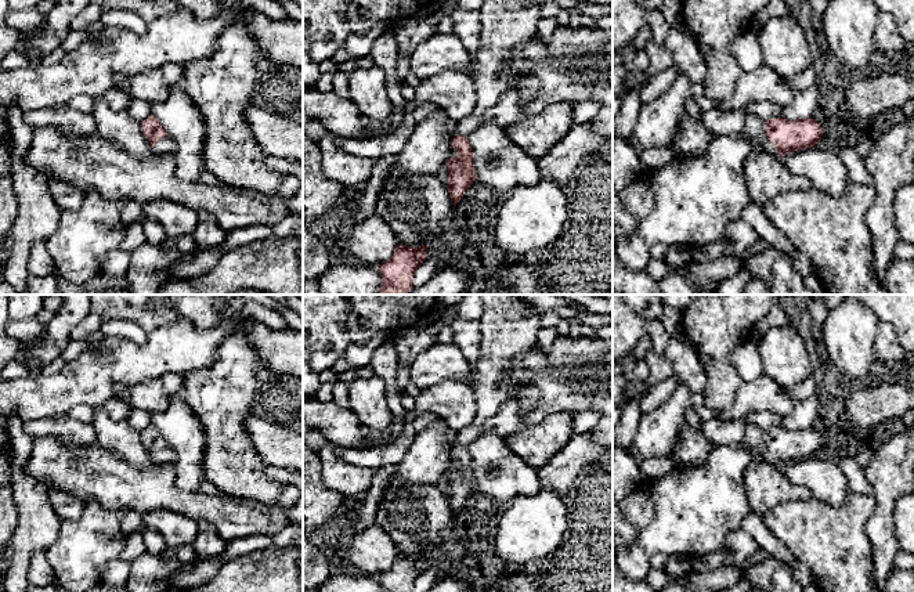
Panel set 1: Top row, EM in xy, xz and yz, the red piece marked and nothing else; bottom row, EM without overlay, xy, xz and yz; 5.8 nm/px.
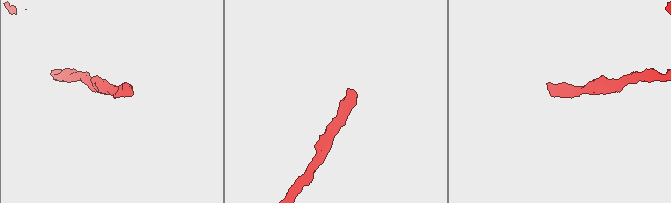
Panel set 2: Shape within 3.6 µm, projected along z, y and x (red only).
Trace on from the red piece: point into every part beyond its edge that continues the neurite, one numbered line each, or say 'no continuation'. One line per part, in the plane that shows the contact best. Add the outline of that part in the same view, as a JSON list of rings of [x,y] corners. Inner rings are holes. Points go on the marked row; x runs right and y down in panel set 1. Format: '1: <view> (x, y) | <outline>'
1: yz (754, 127) | [[[747,113],[743,129],[737,133],[740,137],[748,137],[752,140],[759,140],[762,142],[763,151],[778,155],[773,144],[766,138],[765,122],[752,113]]]

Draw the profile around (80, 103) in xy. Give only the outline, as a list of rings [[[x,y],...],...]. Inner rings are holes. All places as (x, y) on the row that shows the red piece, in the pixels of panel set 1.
[[[75,95],[68,104],[68,108],[80,111],[80,112],[91,112],[93,111],[93,105],[94,105],[94,98],[90,98],[87,95]]]

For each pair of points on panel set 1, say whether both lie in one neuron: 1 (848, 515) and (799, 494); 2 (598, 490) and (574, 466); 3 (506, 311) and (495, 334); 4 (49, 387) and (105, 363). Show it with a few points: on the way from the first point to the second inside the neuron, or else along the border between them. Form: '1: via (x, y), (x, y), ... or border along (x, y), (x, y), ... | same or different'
1: border along (810, 495), (802, 500), (781, 502), (777, 506) | different
2: border along (598, 461), (591, 464), (560, 495) | different
3: via (506, 317), (506, 322), (501, 328) | same
4: via (62, 387), (87, 381), (91, 376) | same

